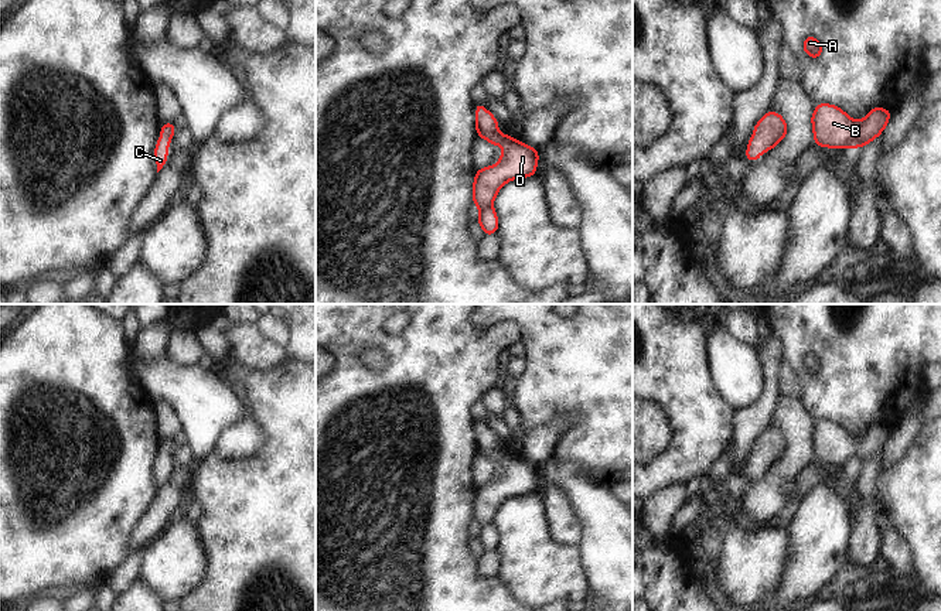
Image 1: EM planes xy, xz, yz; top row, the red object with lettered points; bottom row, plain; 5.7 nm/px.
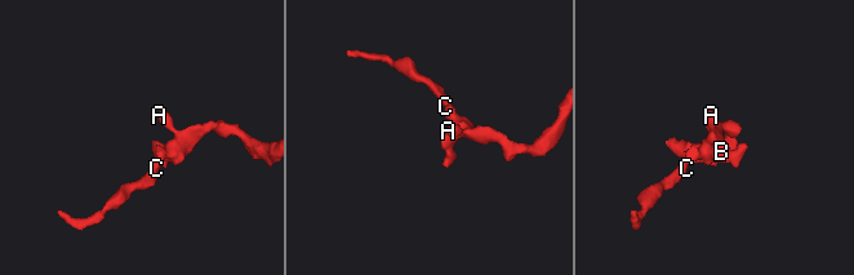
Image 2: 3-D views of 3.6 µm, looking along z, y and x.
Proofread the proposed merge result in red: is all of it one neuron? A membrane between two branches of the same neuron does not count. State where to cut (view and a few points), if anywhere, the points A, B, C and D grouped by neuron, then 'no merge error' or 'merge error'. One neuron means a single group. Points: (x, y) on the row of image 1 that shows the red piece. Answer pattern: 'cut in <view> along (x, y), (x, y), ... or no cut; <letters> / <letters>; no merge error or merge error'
no cut; A B C D; no merge error

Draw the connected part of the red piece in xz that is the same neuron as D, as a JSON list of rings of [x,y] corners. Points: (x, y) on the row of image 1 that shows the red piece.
[[[474,103],[477,109],[475,129],[478,137],[487,139],[494,147],[502,146],[502,156],[492,167],[481,168],[475,173],[473,184],[473,201],[480,208],[478,222],[485,235],[495,233],[498,216],[492,208],[500,188],[516,178],[533,177],[538,164],[538,150],[532,149],[509,134],[502,136],[497,127],[498,120],[484,107]]]

